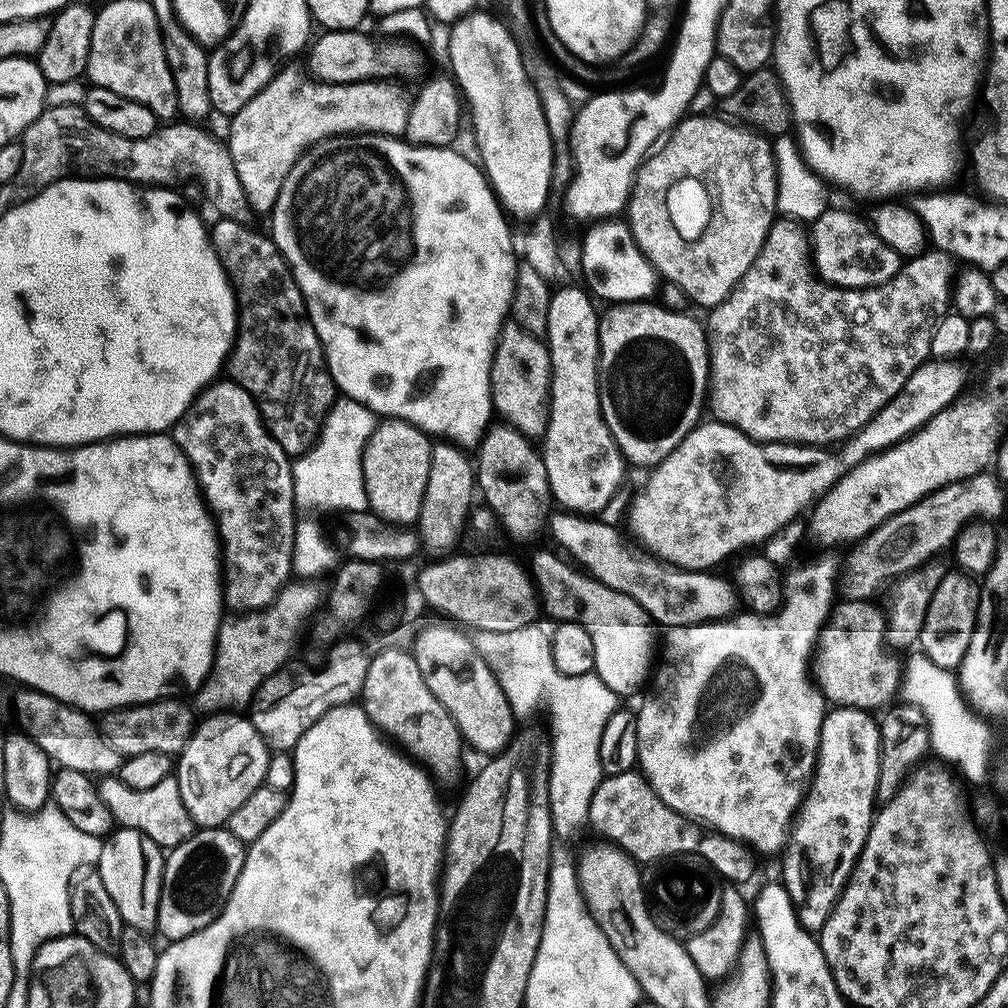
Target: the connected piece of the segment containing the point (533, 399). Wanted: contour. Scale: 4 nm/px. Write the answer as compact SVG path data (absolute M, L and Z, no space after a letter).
M515 322L505 323L496 341L496 352L492 355L492 406L497 417L501 416L507 427L513 428L527 438L543 437L548 429L548 409L552 390L552 363L548 345L541 337L526 334Z

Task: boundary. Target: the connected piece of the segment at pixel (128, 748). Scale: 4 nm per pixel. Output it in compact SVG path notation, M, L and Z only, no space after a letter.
M161 698L150 700L146 704L129 704L127 708L103 713L102 731L104 737L119 750L121 757L127 758L147 752L161 752L175 757L184 749L194 731L193 709L189 708L180 698Z

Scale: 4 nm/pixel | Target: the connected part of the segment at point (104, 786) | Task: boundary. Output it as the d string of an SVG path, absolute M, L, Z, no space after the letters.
M108 774L99 781L98 787L102 802L110 806L113 821L119 827L138 830L154 841L161 850L176 848L194 833L194 825L186 810L186 802L182 802L175 775L162 778L162 782L158 782L158 786L150 786L150 790L130 790L130 786L126 786L126 782L122 782L119 775Z

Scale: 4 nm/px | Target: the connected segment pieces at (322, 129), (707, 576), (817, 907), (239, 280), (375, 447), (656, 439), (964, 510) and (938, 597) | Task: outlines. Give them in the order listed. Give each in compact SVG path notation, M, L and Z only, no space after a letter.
M296 62L285 63L230 120L232 129L226 143L236 159L234 170L238 170L238 182L242 182L242 190L256 214L271 213L288 177L290 162L299 161L311 144L347 132L400 138L406 130L410 96L392 84L396 82L361 80L354 84L325 84L319 78L311 80L292 63Z
M559 513L556 540L568 550L590 576L610 589L628 595L663 627L713 623L727 619L734 611L738 596L735 587L708 572L689 572L671 568L653 559L630 552L621 542L617 530L598 518Z
M833 707L825 715L822 726L820 727L820 748L816 752L816 767L812 769L811 777L806 785L806 791L803 793L799 809L794 817L794 823L791 825L786 841L786 847L783 849L784 856L784 877L782 883L792 903L796 906L796 916L800 919L800 925L807 932L816 934L824 927L824 923L830 918L832 907L836 904L840 891L844 888L844 883L852 873L852 867L856 865L856 859L860 856L862 846L868 837L868 831L872 825L874 815L874 805L876 804L876 782L878 780L878 766L880 765L880 729L875 719L871 720L869 713L863 708L842 708Z
M217 219L216 225L211 225L210 239L224 273L228 275L228 283L236 293L236 335L242 336L248 332L250 324L268 326L268 352L260 350L232 350L226 357L226 368L230 378L242 390L251 394L260 412L264 429L282 446L289 457L299 458L312 451L324 426L324 417L328 415L332 405L338 399L336 383L332 381L332 371L328 369L328 361L324 358L324 345L314 330L312 320L308 317L308 307L304 305L304 295L298 282L288 269L283 254L279 250L272 252L276 245L267 235L259 236L248 224L239 224L233 220Z
M389 419L377 423L364 448L364 485L368 495L368 507L388 526L412 526L420 519L422 498L426 494L426 478L430 478L430 458L433 441L423 428L416 428L405 420Z
M616 302L608 313L600 316L600 358L598 361L598 379L600 381L600 413L604 415L606 426L620 448L620 455L629 465L648 464L655 466L662 463L671 452L690 434L697 424L701 423L700 411L705 411L706 397L710 391L710 369L708 367L708 338L706 328L692 316L684 312L671 312L668 308L659 308L653 302Z
M979 474L972 476L959 483L947 484L942 488L923 496L916 504L908 509L902 510L896 516L891 516L887 521L873 529L871 533L853 543L848 556L848 561L844 564L844 573L838 576L838 592L844 600L868 600L870 592L874 591L879 584L885 584L891 578L898 578L919 566L925 565L930 558L935 557L944 547L951 545L955 541L960 529L975 518L983 518L989 522L995 521L995 516L1004 508L1004 496L1000 493L1001 481L995 475Z
M948 570L929 598L924 624L918 637L919 651L935 664L949 670L959 669L970 638L976 629L976 615L980 609L981 585L963 570Z

